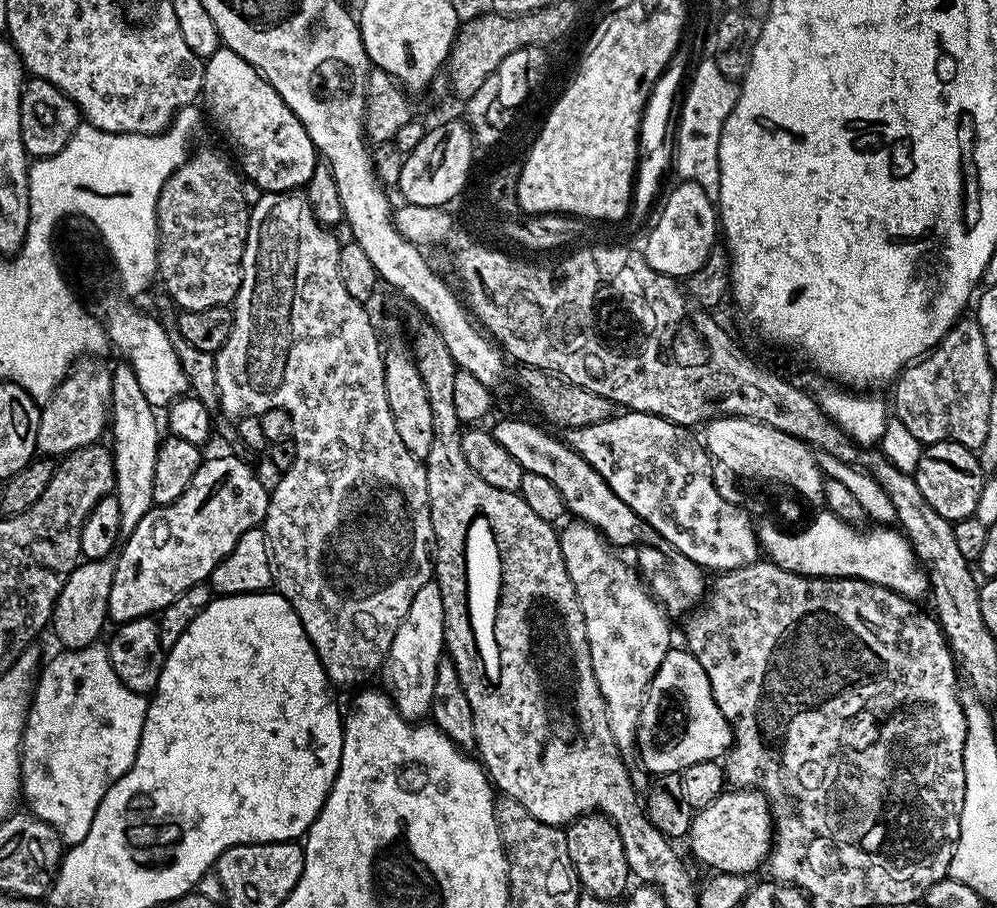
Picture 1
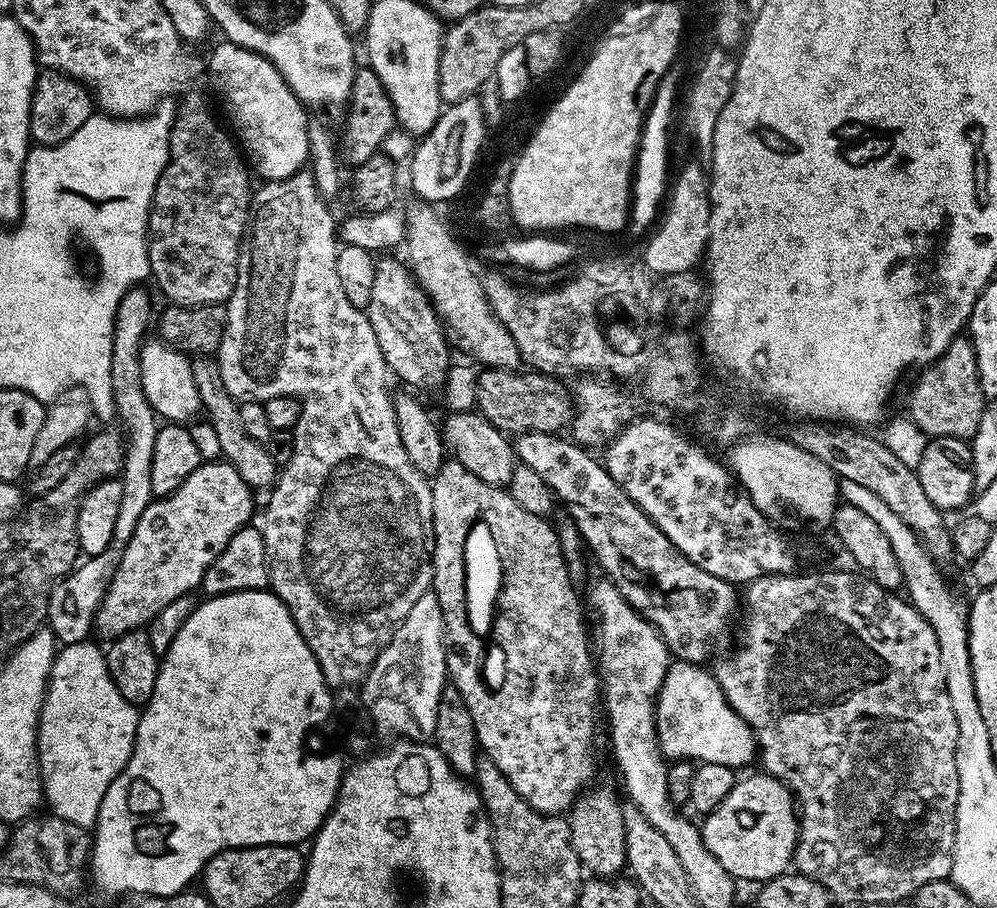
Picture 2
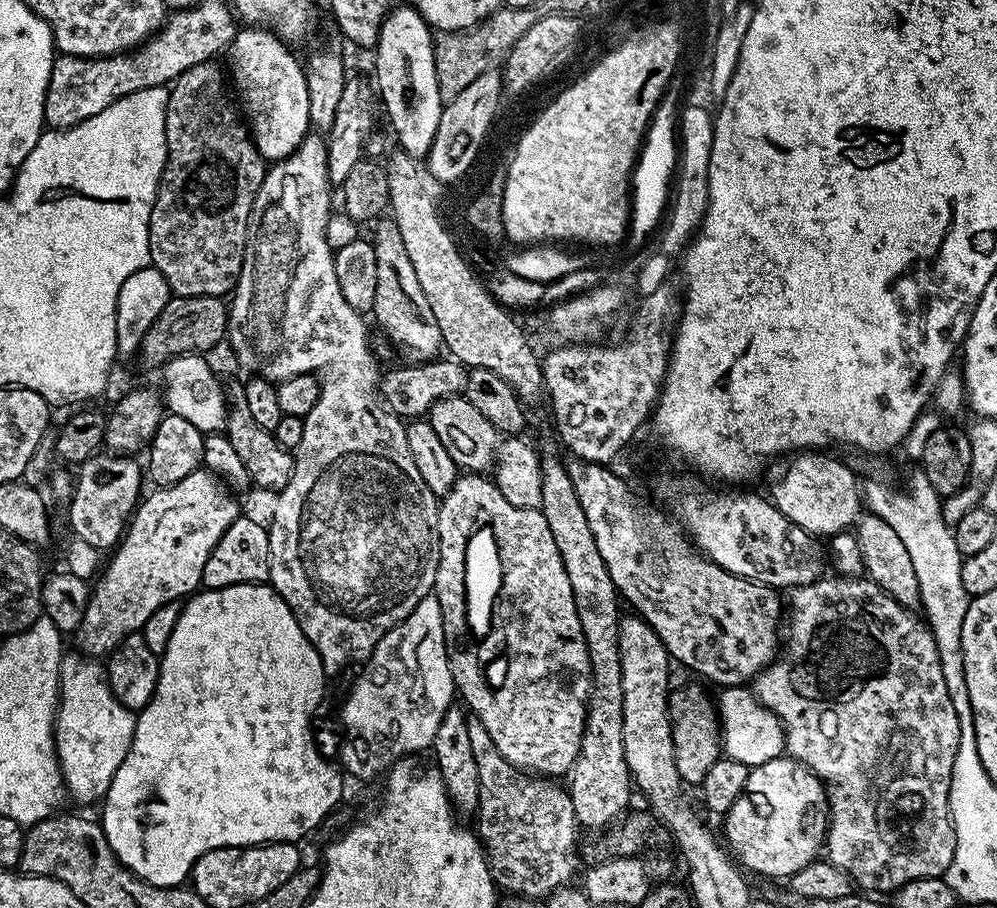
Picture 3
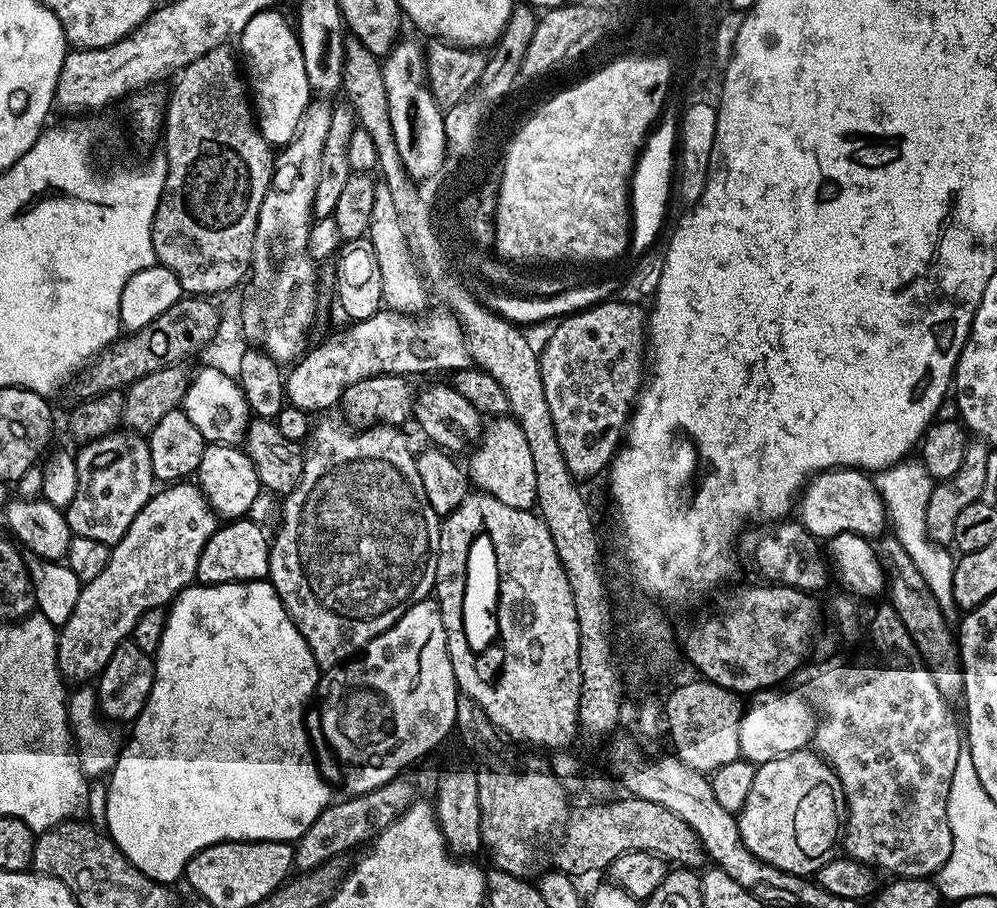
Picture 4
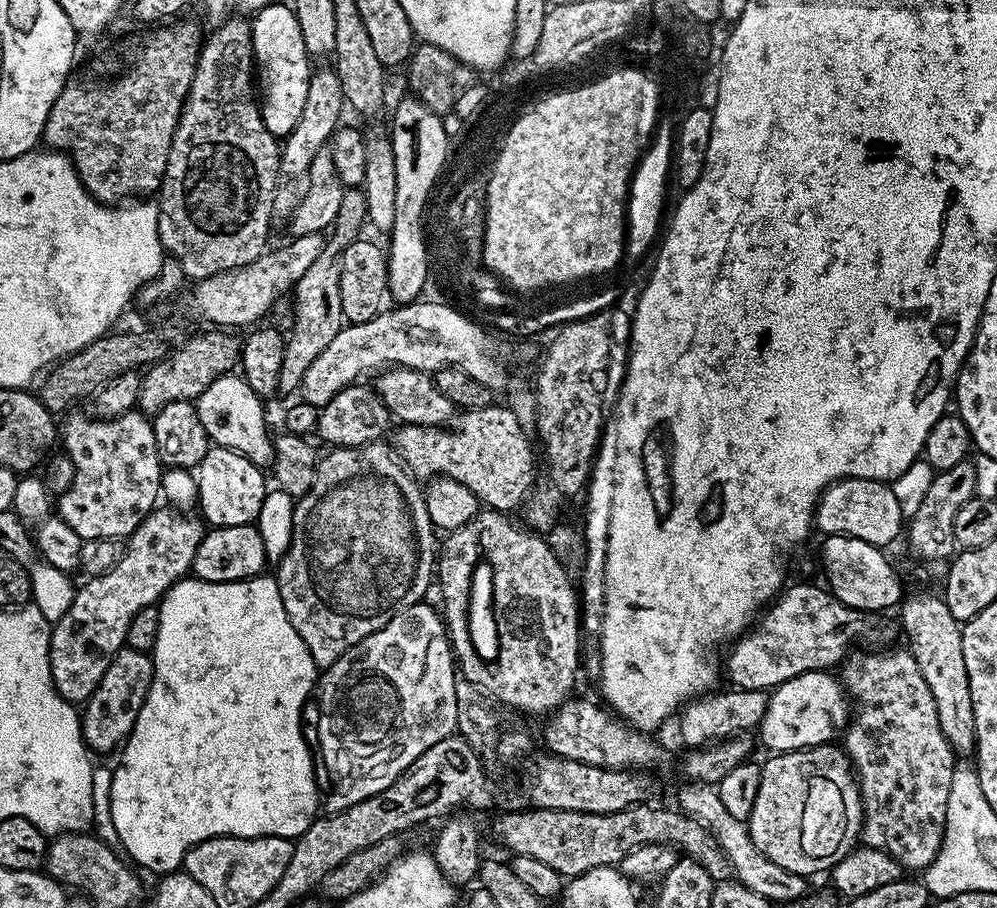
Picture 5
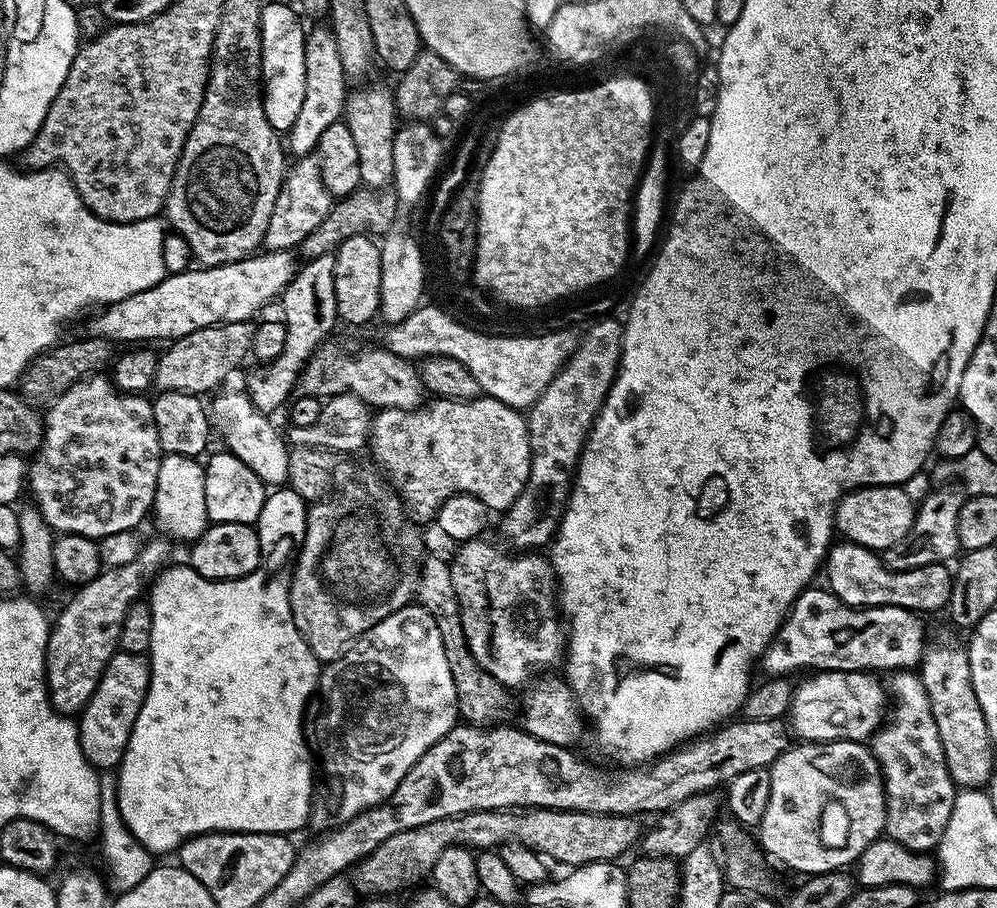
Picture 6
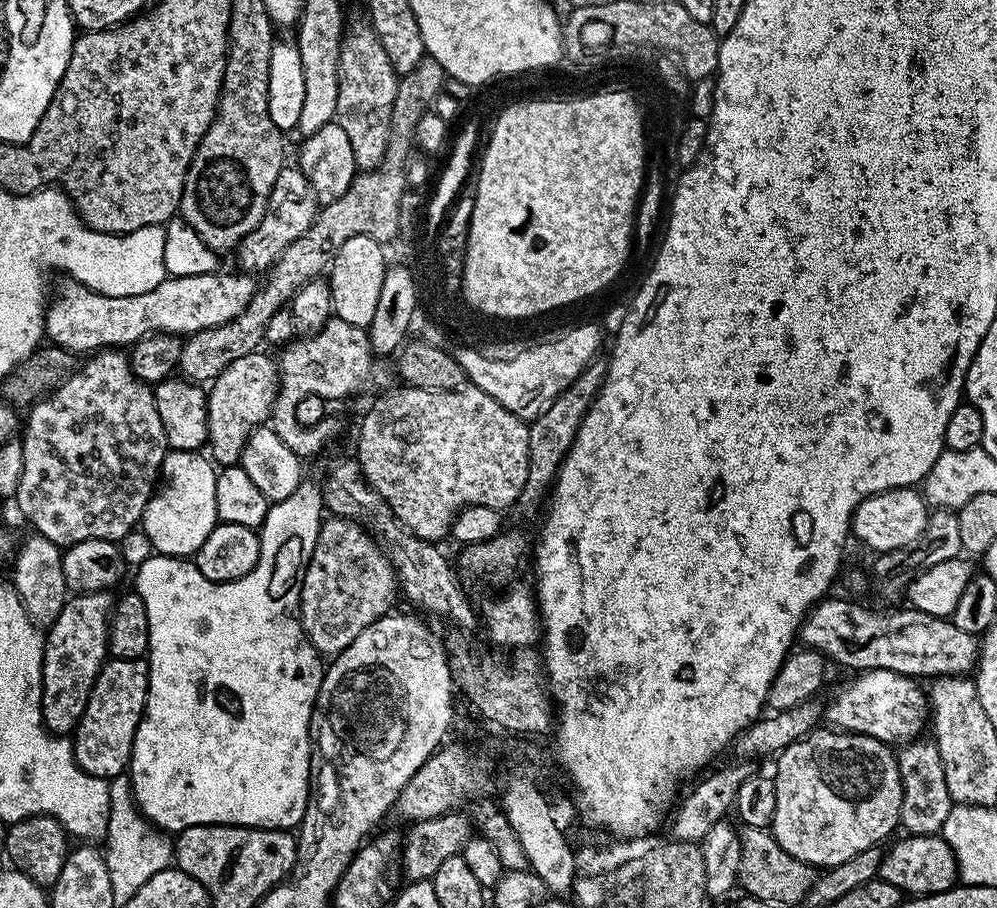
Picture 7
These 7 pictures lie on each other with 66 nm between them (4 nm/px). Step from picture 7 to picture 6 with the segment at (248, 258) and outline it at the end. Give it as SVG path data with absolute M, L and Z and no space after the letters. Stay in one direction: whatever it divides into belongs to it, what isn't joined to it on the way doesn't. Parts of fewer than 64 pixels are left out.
M315 155L301 156L295 161L296 172L289 171L278 190L278 198L274 202L274 210L270 214L270 222L266 226L263 247L269 252L286 252L299 249L300 243L332 212L334 197L326 190L326 182L322 182L320 163Z

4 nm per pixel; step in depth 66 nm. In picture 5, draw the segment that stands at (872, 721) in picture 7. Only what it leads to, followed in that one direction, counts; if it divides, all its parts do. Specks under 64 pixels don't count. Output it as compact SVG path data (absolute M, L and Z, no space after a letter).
M808 671L795 676L773 689L768 706L758 727L763 744L776 754L796 752L803 748L835 741L846 729L852 709L846 700L847 691L843 683L829 671Z

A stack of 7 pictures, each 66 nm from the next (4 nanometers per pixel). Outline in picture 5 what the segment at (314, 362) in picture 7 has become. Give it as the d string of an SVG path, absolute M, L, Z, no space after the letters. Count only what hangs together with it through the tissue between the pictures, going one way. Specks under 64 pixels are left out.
M392 366L376 377L376 388L384 403L372 389L361 384L348 385L320 409L315 431L317 437L334 448L359 448L373 443L383 437L381 434L388 422L386 407L404 424L444 426L452 415L457 415L456 405L446 398L446 394L442 394L442 390L438 390L435 379L427 371Z

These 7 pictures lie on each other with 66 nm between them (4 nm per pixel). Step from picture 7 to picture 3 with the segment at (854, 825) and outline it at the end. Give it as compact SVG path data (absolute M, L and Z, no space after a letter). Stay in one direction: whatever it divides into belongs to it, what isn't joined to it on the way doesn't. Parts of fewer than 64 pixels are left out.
M795 758L786 759L753 767L744 793L723 817L727 847L736 851L735 859L749 873L791 878L821 855L826 840L825 785L819 775L811 772L811 767Z

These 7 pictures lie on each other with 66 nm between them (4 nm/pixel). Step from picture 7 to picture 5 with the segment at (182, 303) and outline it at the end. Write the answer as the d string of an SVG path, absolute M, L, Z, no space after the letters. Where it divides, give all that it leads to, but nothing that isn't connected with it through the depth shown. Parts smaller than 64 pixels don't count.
M315 232L289 239L288 248L280 248L277 252L265 251L254 262L233 272L214 274L205 280L195 281L192 287L192 308L204 320L209 320L209 325L219 326L224 330L237 330L243 324L255 325L259 316L264 316L272 308L272 303L291 289L306 274L310 262L322 254L325 233Z

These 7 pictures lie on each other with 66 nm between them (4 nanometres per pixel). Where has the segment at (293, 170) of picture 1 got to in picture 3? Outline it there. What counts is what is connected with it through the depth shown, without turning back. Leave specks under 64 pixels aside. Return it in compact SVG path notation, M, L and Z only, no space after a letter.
M244 26L237 31L236 37L233 38L232 45L226 53L226 59L228 59L226 68L230 73L235 95L238 97L239 107L246 117L252 142L259 150L261 157L268 162L286 159L310 132L308 121L310 118L310 98L307 97L305 69L302 67L301 61L300 64L296 61L296 56L291 51L295 52L285 41L268 29Z

